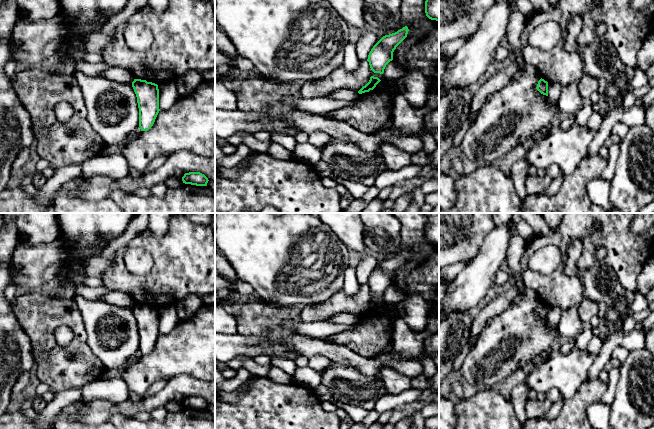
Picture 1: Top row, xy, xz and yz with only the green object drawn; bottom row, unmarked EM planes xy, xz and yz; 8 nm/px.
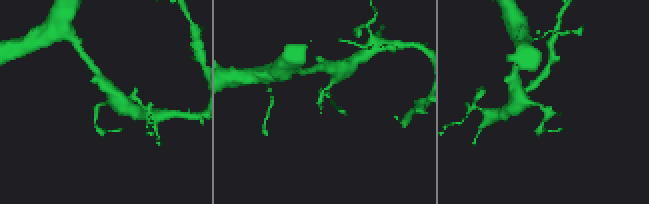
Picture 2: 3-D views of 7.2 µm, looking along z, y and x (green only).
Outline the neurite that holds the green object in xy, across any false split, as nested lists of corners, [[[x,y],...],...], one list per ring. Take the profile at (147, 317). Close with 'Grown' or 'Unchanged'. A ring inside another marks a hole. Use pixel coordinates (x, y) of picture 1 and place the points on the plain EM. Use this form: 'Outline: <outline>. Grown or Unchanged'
Outline: [[[134,303],[132,311],[139,332],[139,351],[141,355],[147,355],[153,350],[160,335],[158,309],[146,304]]]. Unchanged

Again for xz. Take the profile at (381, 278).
Outline: [[[405,250],[395,257],[383,260],[371,273],[367,285],[374,297],[384,297],[386,289],[393,284],[396,271],[407,261],[408,251]]]. Unchanged

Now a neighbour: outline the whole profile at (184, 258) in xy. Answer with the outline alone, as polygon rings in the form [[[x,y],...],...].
[[[175,213],[162,238],[154,236],[146,228],[128,246],[145,249],[152,256],[152,269],[145,275],[129,272],[124,264],[125,249],[118,250],[113,264],[100,277],[103,286],[128,294],[135,303],[157,309],[192,294],[203,297],[215,293],[215,237],[211,226],[193,224],[183,213]]]

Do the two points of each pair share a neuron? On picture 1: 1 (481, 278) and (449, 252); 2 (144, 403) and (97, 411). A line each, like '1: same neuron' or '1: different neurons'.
1: different neurons
2: same neuron

